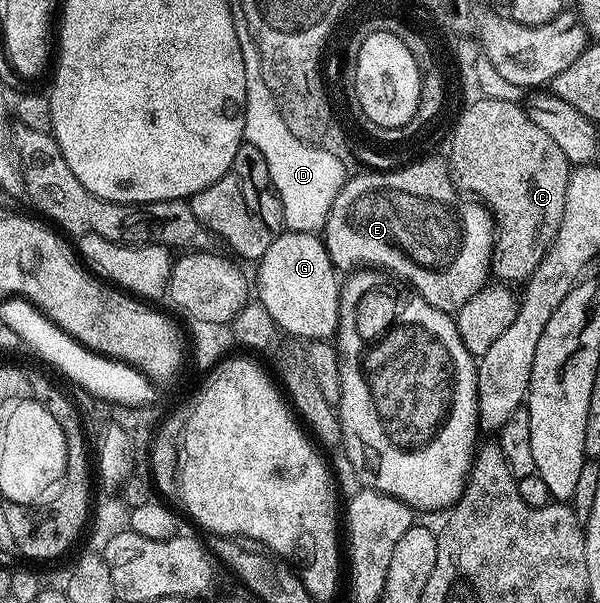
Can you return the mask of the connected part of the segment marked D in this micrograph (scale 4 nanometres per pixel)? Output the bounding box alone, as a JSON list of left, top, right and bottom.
[235,21,349,233]

